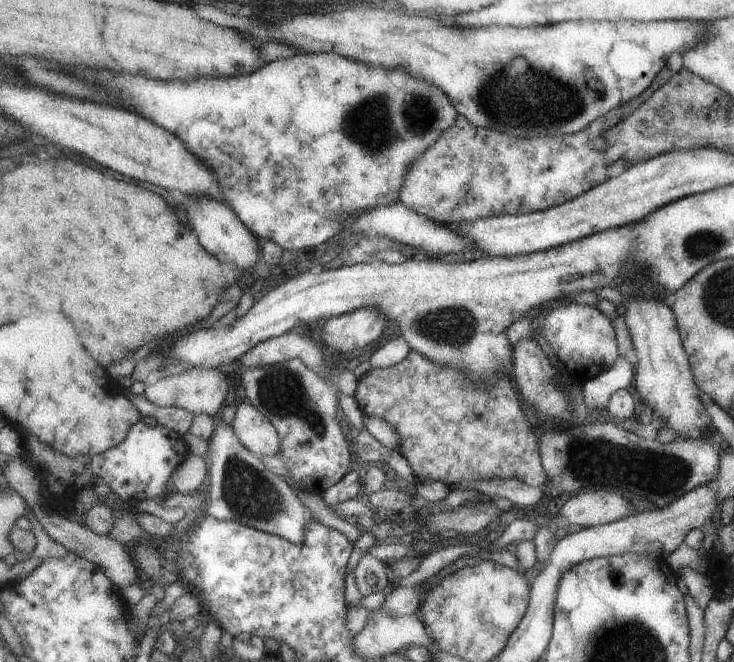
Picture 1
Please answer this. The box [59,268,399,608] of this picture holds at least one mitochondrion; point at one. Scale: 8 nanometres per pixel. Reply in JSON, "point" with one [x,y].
{"point":[251,496]}

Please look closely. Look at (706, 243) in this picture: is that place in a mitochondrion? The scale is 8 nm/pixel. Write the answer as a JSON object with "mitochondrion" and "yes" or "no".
{"mitochondrion":"yes"}

